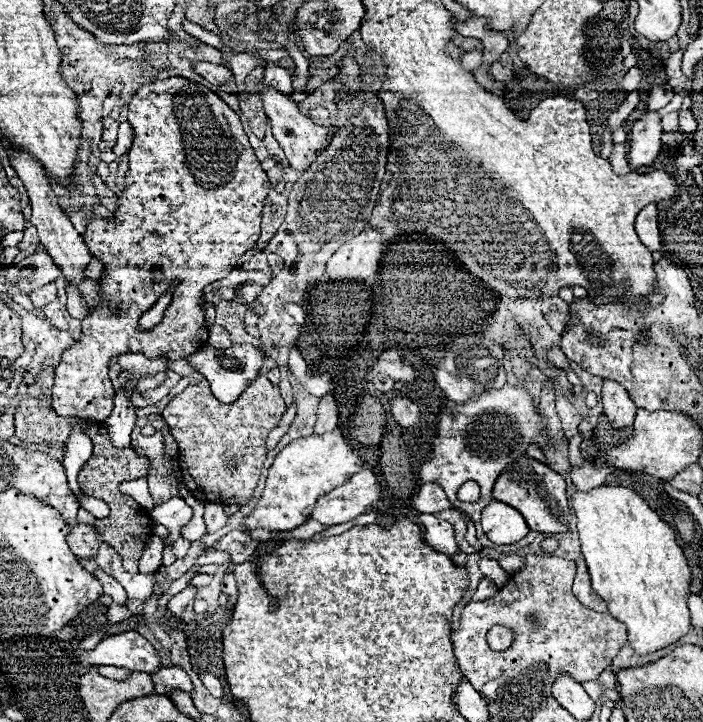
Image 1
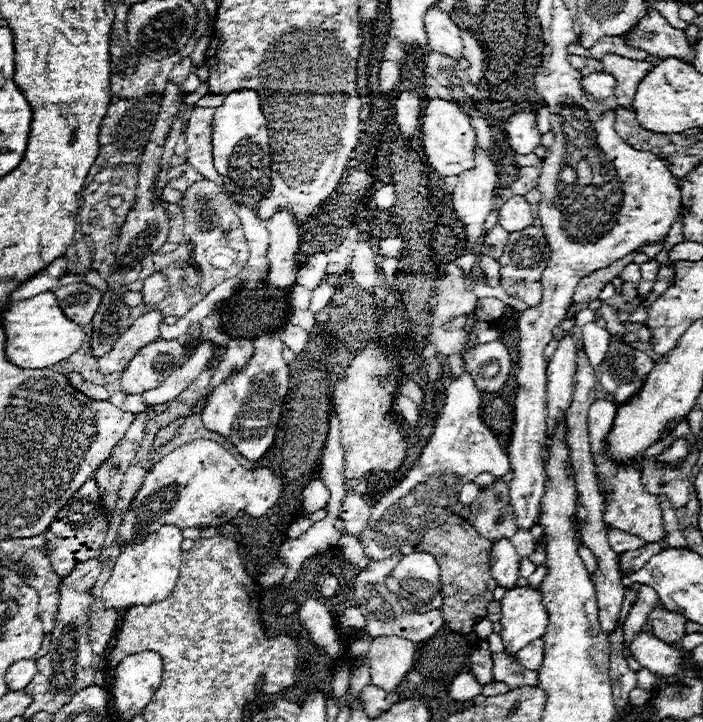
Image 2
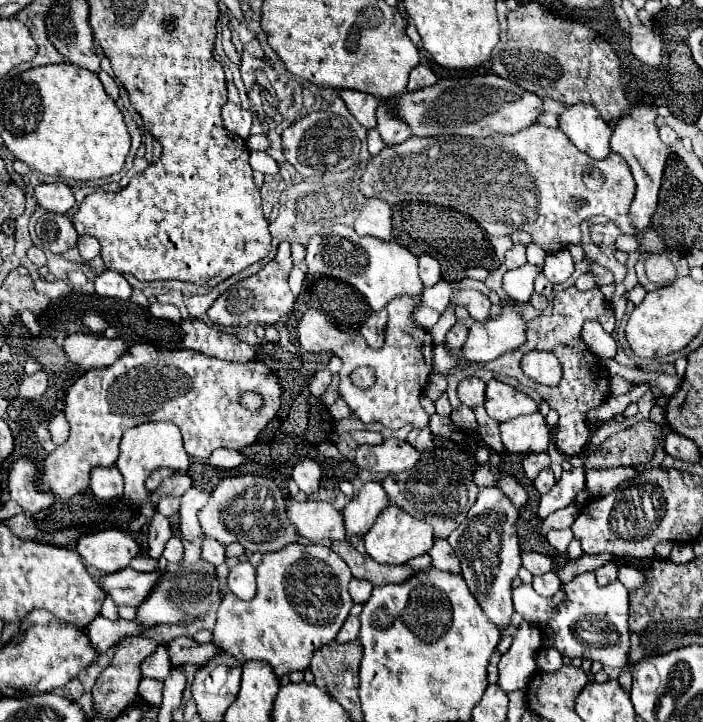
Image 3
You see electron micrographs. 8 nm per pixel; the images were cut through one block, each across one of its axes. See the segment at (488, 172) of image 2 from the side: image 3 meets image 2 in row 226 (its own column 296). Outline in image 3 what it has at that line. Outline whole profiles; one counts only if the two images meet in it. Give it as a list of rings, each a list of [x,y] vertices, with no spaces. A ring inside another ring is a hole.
[[[302,460],[294,466],[292,470],[292,478],[294,482],[298,484],[298,488],[306,494],[312,494],[320,488],[320,478],[322,478],[322,472],[320,472],[320,466],[314,462],[314,460]]]

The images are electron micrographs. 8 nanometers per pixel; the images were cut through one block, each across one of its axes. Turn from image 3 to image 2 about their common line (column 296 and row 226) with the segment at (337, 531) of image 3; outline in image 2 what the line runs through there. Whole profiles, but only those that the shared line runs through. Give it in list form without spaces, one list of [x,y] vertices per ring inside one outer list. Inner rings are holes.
[[[512,196],[502,208],[500,208],[500,220],[498,224],[506,232],[524,230],[528,226],[534,226],[536,220],[532,216],[532,206],[524,200],[524,196]]]

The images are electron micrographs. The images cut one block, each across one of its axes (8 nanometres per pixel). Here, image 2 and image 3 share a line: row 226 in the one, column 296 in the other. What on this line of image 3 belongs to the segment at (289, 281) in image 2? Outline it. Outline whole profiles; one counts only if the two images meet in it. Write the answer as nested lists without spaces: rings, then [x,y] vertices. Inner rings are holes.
[[[294,266],[292,272],[290,272],[290,276],[288,276],[288,284],[290,284],[290,290],[298,296],[300,290],[302,290],[302,286],[304,286],[304,272]]]

